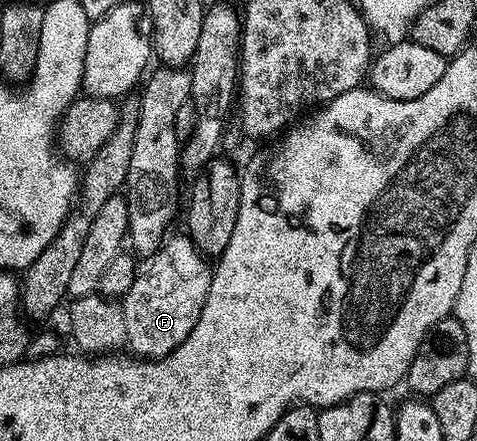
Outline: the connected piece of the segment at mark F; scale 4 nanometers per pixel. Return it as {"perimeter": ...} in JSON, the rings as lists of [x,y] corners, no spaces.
{"perimeter":[[[171,235],[162,247],[145,261],[146,269],[135,278],[126,292],[126,297],[120,300],[126,327],[126,344],[129,351],[139,358],[160,360],[163,356],[172,354],[188,334],[192,334],[192,326],[200,318],[200,310],[204,310],[204,302],[208,298],[208,286],[212,264],[207,257],[198,251],[189,235]]]}

